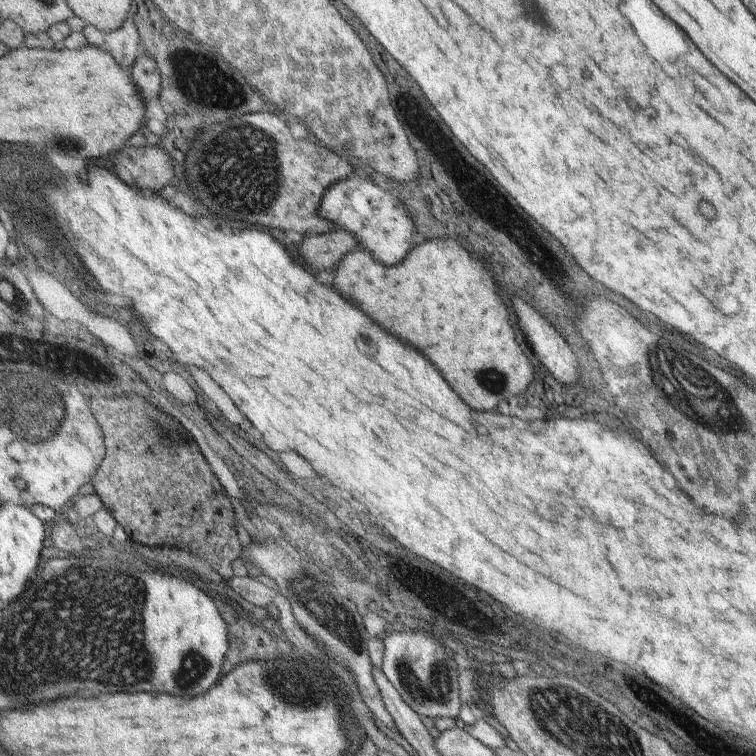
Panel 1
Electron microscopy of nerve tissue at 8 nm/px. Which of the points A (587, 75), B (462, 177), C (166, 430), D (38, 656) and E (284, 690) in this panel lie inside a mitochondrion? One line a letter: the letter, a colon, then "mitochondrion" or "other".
A: mitochondrion
B: other
C: mitochondrion
D: mitochondrion
E: mitochondrion

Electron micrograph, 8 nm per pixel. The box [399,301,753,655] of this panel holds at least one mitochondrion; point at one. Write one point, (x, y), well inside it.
(693, 389)

